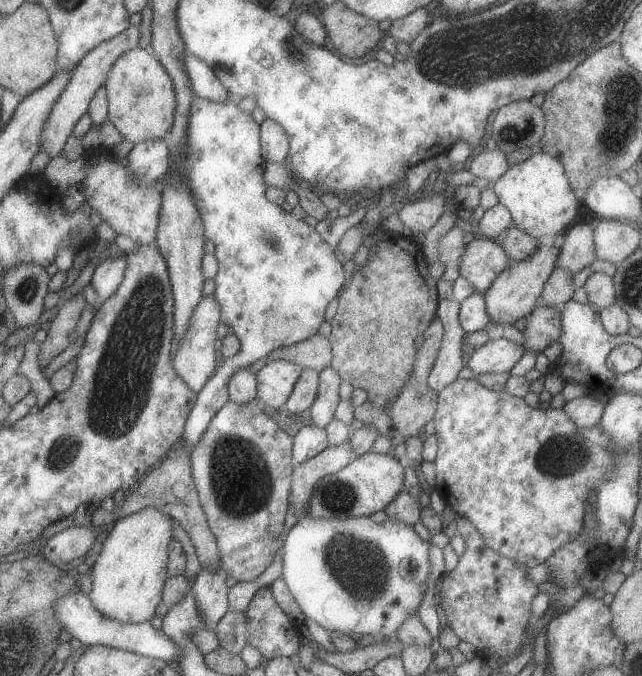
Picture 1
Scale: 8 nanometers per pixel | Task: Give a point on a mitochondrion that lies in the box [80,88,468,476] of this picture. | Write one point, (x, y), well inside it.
(122, 381)

